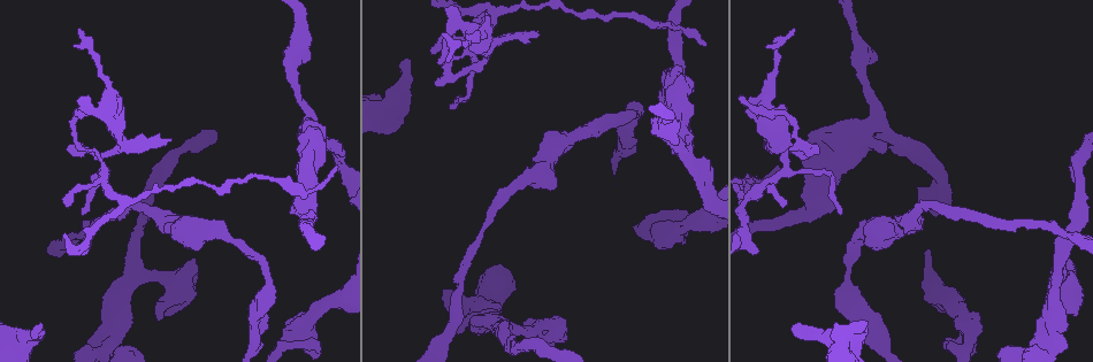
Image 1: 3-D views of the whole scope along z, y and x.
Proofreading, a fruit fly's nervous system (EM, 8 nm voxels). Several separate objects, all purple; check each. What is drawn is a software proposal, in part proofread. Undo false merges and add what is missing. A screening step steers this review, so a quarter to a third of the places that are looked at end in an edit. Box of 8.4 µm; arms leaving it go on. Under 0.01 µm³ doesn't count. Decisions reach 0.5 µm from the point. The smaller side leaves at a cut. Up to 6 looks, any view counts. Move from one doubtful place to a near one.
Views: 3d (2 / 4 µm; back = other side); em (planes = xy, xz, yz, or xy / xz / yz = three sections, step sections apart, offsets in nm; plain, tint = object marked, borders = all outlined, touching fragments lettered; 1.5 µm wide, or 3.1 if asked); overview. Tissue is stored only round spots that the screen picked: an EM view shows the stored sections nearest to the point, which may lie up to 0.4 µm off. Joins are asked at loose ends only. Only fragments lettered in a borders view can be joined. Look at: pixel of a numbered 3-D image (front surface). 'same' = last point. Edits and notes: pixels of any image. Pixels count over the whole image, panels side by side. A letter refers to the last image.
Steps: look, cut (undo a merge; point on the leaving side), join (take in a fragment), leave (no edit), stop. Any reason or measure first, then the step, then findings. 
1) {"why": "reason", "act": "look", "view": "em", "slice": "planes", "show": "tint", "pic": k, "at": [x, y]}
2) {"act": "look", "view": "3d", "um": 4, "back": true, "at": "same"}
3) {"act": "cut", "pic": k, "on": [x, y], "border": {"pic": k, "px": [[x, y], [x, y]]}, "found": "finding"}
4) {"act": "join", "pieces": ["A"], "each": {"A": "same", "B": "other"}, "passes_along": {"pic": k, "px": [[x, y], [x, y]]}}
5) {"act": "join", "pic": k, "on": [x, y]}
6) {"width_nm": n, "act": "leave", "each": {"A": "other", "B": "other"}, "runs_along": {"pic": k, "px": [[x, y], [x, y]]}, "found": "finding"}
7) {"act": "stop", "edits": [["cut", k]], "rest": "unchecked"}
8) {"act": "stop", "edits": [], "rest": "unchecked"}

{"why": "closes a loop", "act": "look", "view": "3d", "um": 4, "pic": 1, "at": [679, 68]}

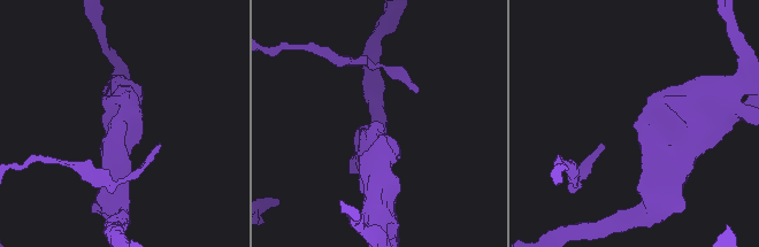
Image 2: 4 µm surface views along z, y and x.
{"act": "look", "view": "em", "slice": "planes", "show": "tint", "pic": 2, "at": [636, 120]}

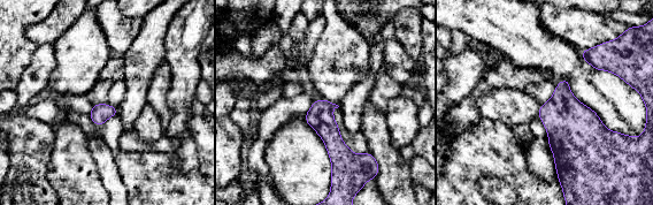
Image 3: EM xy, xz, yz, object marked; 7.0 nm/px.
{"act": "look", "view": "em", "slice": "planes", "show": "borders", "at": "same"}

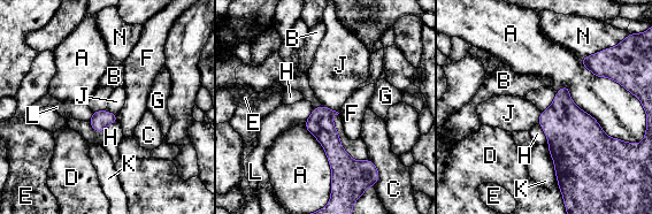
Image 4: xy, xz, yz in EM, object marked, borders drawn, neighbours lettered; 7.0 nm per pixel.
{"width_nm": 140, "act": "leave", "each": {"A": "other", "B": "other", "C": "other", "D": "other", "E": "other", "F": "other", "G": "other", "H": "other", "J": "other", "K": "other", "L": "other", "N": "other"}, "found": "one neuron here"}

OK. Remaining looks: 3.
{"why": "narrows sharply", "act": "look", "view": "em", "slice": "xz", "step": 4, "show": "tint", "pic": 1, "at": [773, 64]}

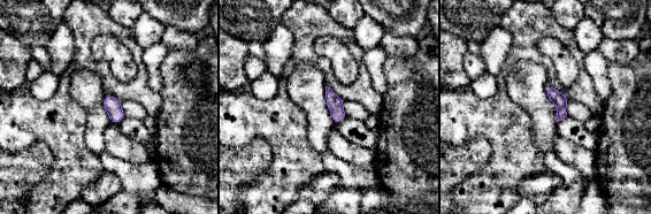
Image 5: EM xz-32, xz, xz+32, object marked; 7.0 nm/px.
{"act": "look", "view": "em", "slice": "planes", "show": "borders", "at": "same"}

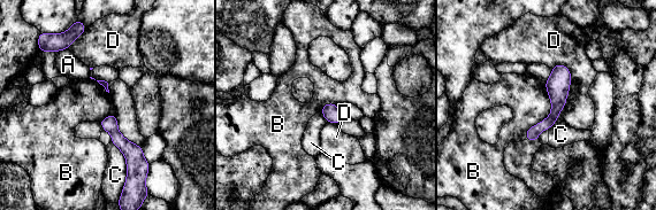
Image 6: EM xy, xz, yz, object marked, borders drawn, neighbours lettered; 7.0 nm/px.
{"act": "leave", "each": {"A": "other", "B": "other", "C": "other", "D": "other"}, "runs_along": {"pic": 6, "px": [[561, 67], [555, 113], [528, 137]]}, "found": "continuous, no second neuron"}

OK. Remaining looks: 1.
{"why": "branch stops here", "act": "look", "view": "em", "slice": "planes", "show": "borders", "pic": 1, "at": [791, 329]}

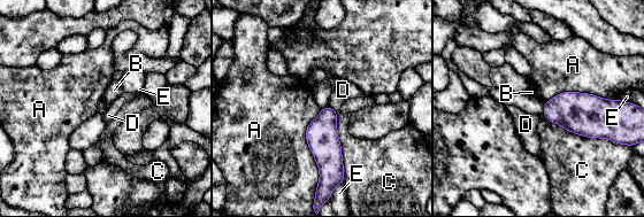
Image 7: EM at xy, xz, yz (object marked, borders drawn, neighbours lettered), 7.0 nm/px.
{"act": "leave", "each": {"A": "other", "B": "other", "C": "other", "D": "other", "E": "other"}, "border": {"pic": 7, "px": [[321, 109], [305, 132], [317, 186]]}, "found": "no lettered fragment goes on from it"}

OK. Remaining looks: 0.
{"act": "stop", "edits": [], "rest": "unchecked"}

